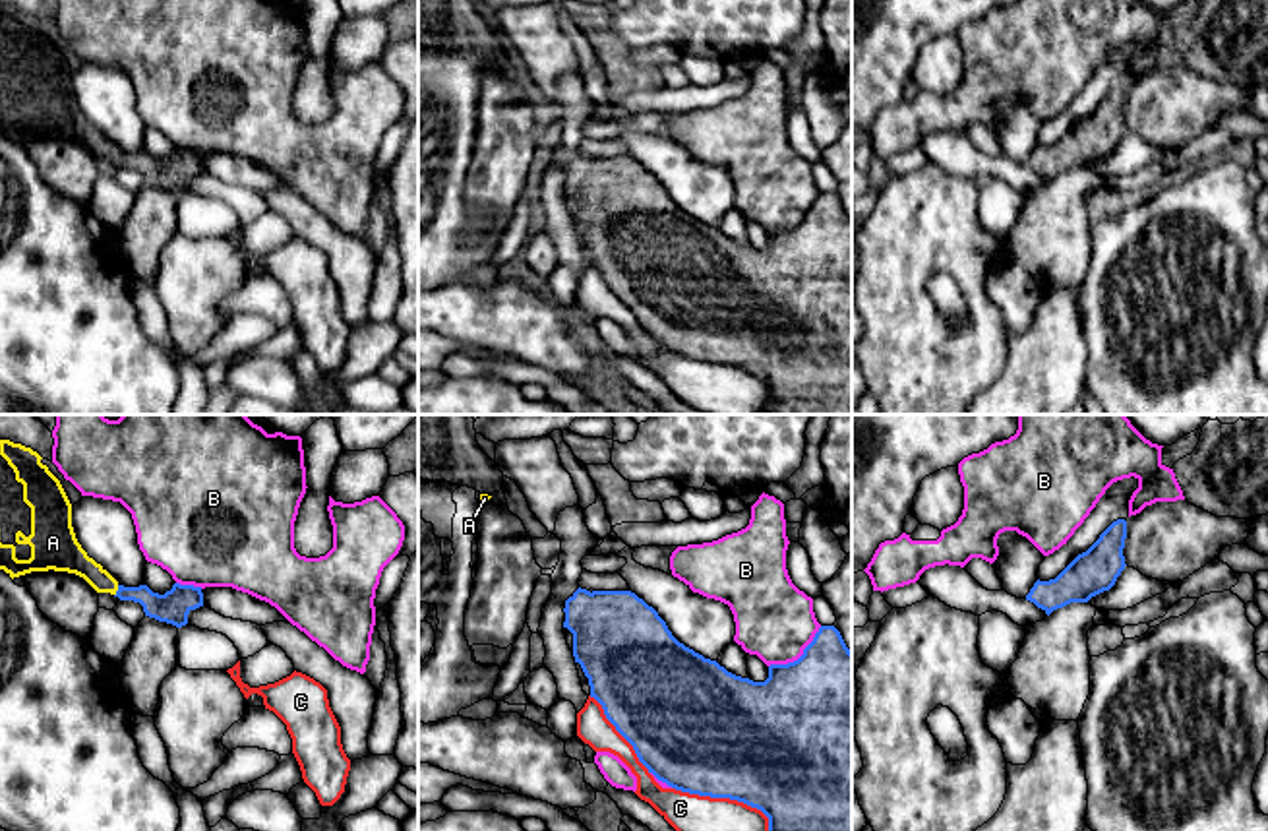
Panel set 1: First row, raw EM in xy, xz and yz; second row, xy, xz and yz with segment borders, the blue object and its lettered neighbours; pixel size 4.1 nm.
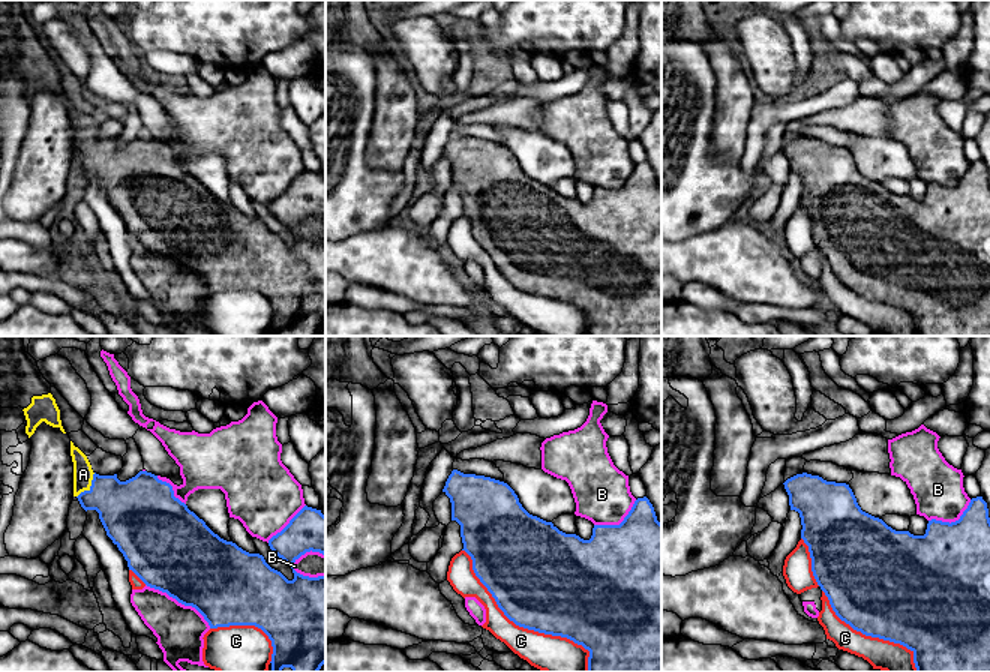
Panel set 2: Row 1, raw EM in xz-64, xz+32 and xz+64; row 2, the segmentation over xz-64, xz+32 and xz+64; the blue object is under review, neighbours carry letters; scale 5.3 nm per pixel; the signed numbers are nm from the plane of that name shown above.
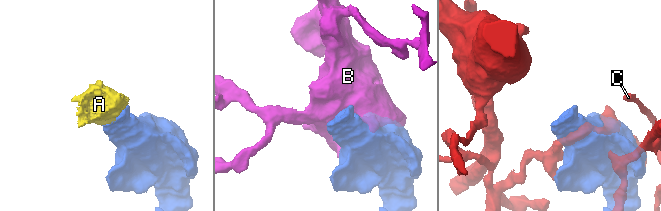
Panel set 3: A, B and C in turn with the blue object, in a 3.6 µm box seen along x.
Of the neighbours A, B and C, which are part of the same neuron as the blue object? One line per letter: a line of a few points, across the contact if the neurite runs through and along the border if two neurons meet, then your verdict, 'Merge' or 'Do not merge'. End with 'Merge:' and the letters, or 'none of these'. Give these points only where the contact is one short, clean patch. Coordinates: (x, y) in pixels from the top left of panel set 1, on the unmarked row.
A: Merge
B: Do not merge
C: Do not merge
Merge: A

